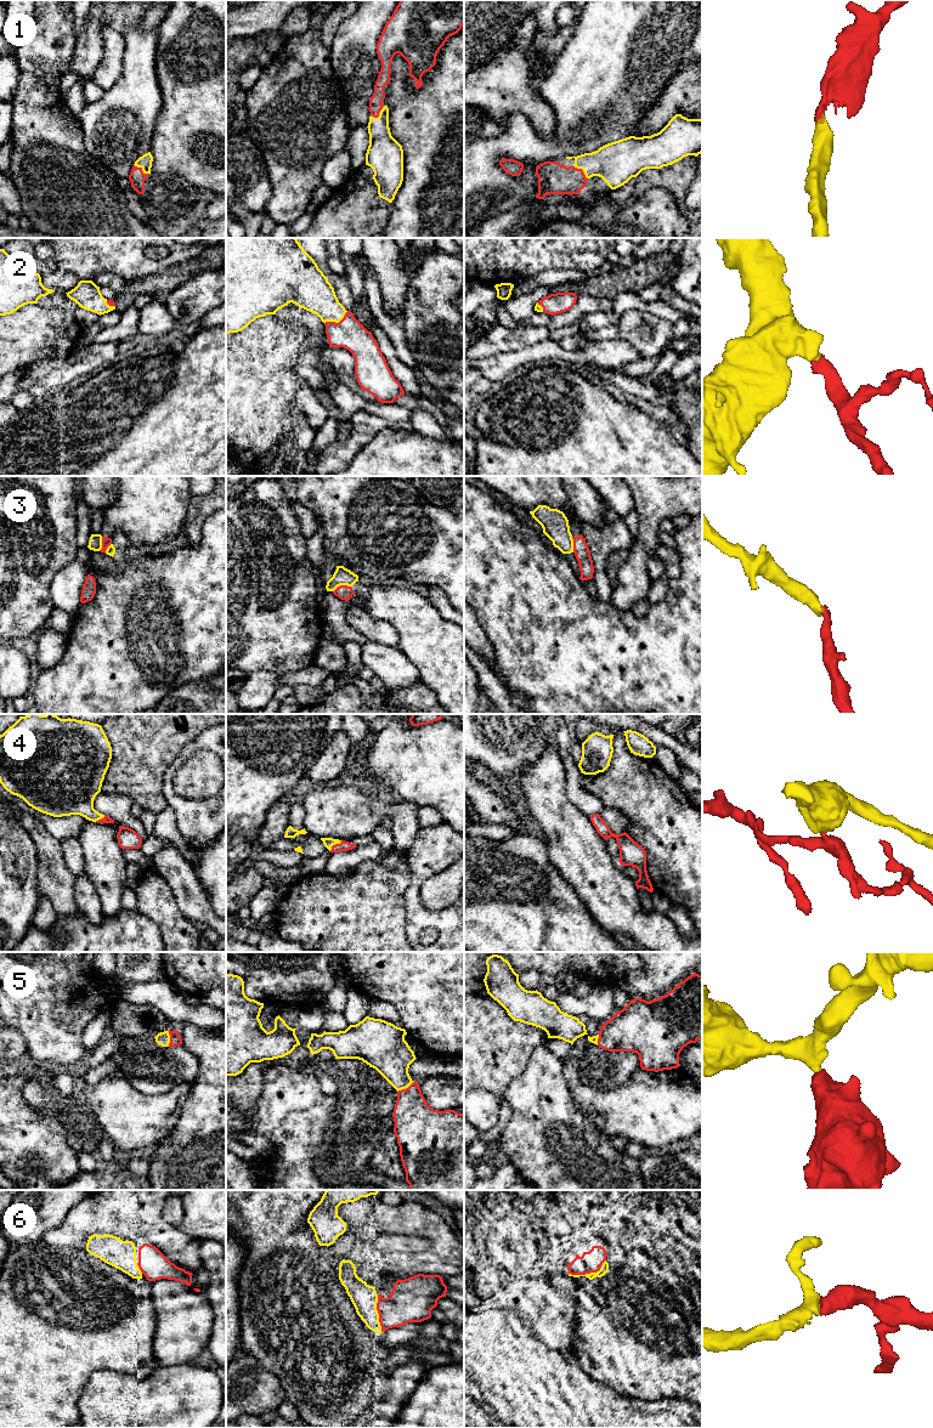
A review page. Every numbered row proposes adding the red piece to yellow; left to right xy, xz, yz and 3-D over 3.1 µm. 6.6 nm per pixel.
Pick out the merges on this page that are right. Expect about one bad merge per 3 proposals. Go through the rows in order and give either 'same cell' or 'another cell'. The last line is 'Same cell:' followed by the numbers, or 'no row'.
1: same cell
2: same cell
3: another cell
4: same cell
5: same cell
6: same cell
Same cell: 1, 2, 4, 5, 6

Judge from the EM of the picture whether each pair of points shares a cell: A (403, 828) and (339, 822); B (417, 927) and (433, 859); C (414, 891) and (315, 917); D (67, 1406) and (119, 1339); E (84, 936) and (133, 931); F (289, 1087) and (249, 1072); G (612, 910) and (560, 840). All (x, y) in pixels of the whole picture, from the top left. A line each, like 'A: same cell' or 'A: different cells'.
A: same cell
B: same cell
C: different cells
D: same cell
E: same cell
F: different cells
G: same cell

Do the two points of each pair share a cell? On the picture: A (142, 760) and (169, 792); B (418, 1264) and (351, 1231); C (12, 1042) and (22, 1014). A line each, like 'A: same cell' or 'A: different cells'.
A: different cells
B: same cell
C: different cells

